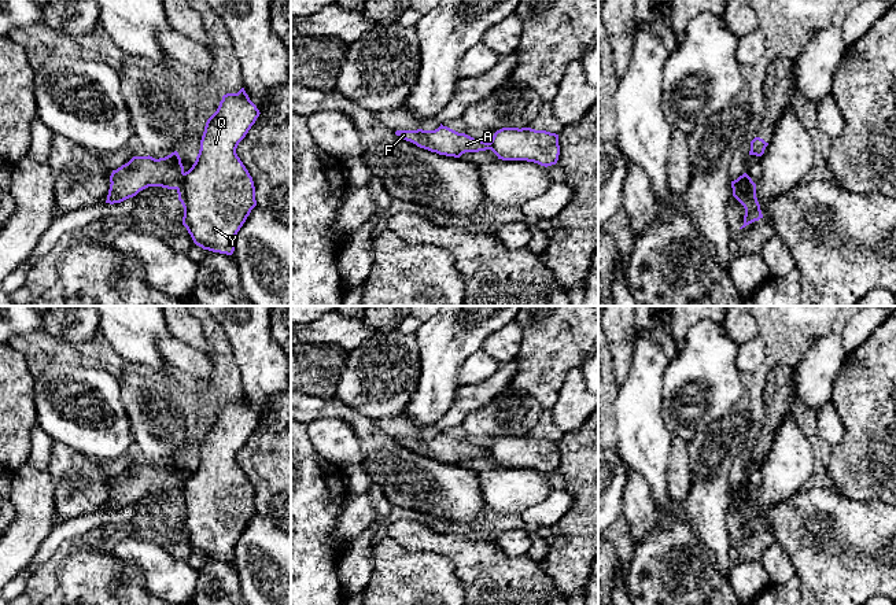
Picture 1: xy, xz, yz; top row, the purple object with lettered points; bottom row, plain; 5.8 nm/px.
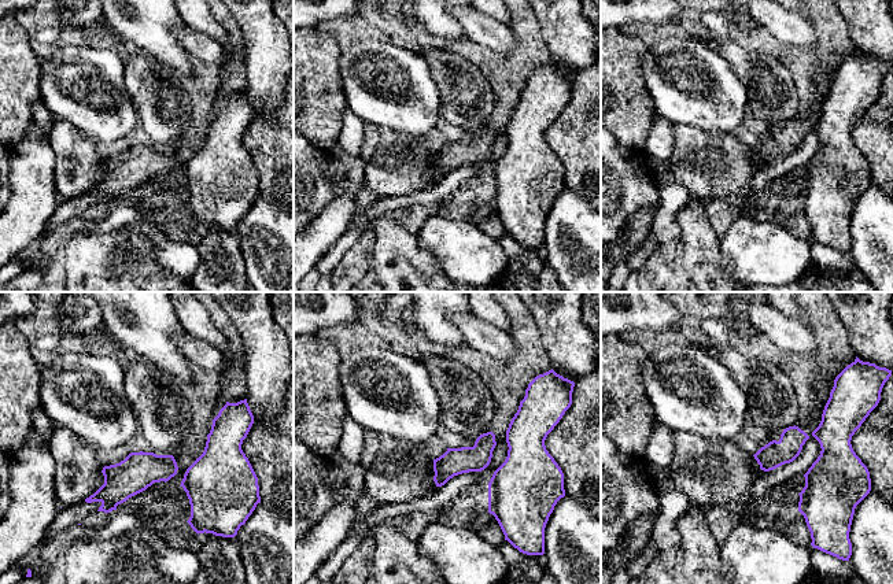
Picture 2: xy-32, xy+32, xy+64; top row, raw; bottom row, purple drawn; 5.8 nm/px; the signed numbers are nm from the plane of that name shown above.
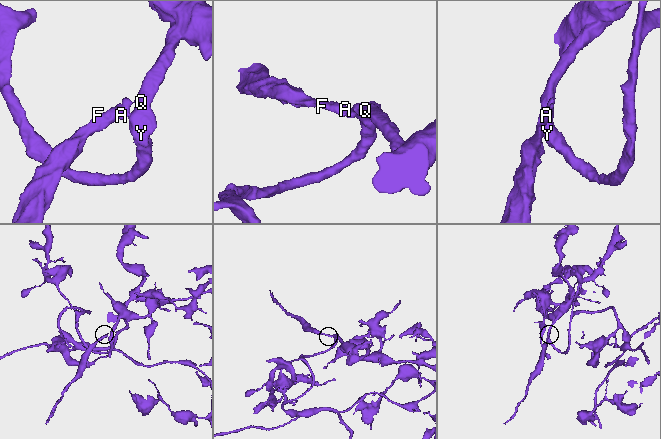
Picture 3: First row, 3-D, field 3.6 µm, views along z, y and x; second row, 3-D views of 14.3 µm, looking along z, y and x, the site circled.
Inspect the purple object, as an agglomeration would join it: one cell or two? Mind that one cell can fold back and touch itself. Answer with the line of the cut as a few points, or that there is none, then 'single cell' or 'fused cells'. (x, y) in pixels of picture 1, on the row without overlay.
xy (184, 480), (176, 495) | fused cells

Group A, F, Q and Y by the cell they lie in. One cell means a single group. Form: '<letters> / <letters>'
A F / Q Y

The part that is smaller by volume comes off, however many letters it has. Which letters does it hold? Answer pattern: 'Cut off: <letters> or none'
Cut off: A, F

